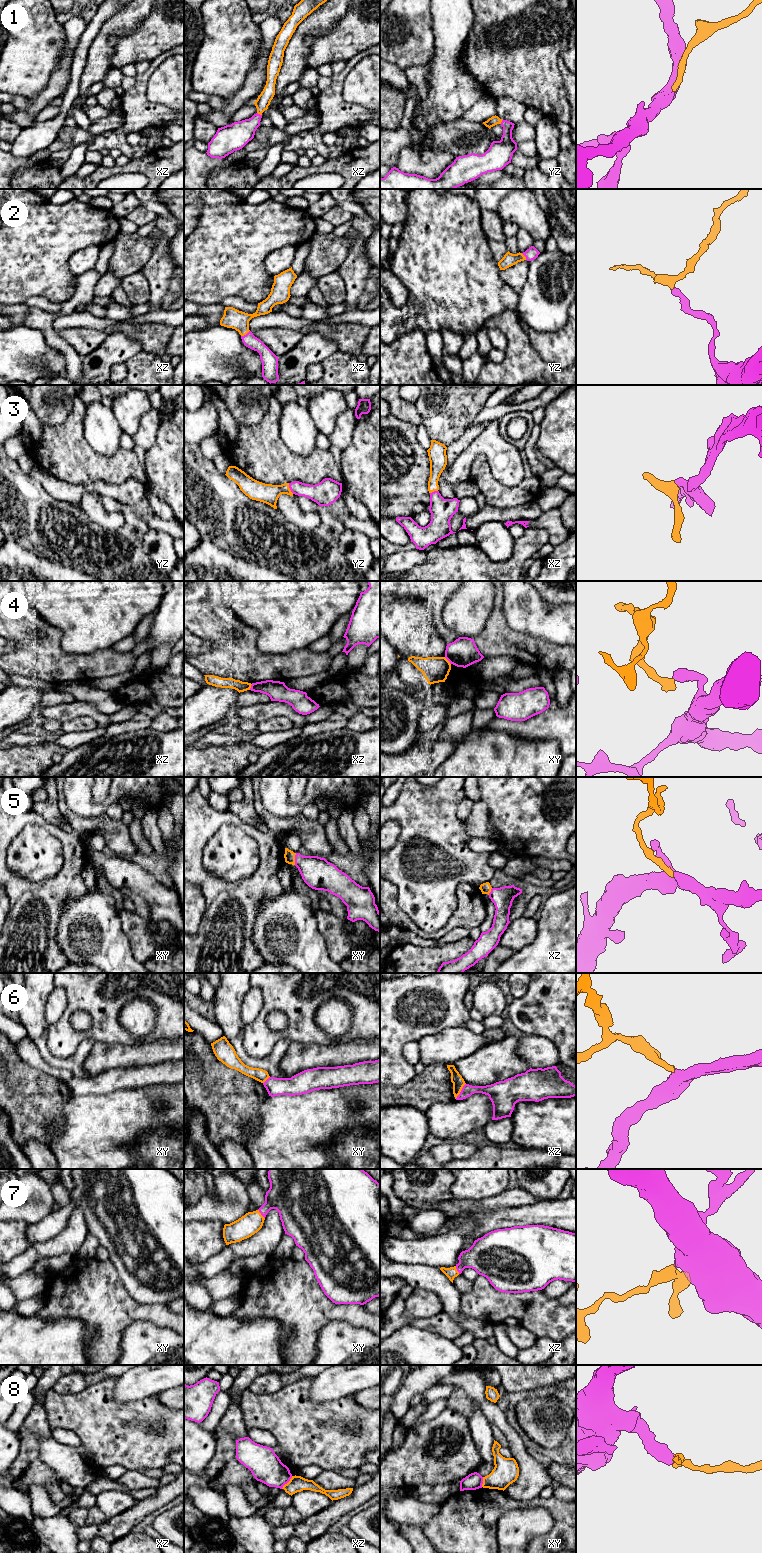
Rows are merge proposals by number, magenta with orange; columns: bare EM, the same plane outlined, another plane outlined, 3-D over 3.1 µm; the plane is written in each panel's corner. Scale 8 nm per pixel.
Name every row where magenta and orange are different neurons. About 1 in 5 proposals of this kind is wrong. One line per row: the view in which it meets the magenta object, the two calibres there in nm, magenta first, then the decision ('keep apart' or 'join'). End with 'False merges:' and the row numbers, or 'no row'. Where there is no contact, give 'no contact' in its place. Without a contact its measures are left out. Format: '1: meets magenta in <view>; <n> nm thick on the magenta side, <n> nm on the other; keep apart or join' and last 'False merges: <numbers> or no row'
1: meets magenta in xz; 200 nm thick on the magenta side, 110 nm on the other; join
2: meets magenta in xz; 120 nm thick on the magenta side, 160 nm on the other; join
3: meets magenta in yz; 160 nm thick on the magenta side, 160 nm on the other; join
4: meets magenta in xy; 240 nm thick on the magenta side, 200 nm on the other; keep apart
5: meets magenta in xy; 260 nm thick on the magenta side, 90 nm on the other; join
6: meets magenta in xz; 100 nm thick on the magenta side, 100 nm on the other; keep apart
7: meets magenta in xy; 280 nm thick on the magenta side, 170 nm on the other; join
8: meets magenta in xz; 240 nm thick on the magenta side, 130 nm on the other; keep apart
False merges: 4, 6, 8

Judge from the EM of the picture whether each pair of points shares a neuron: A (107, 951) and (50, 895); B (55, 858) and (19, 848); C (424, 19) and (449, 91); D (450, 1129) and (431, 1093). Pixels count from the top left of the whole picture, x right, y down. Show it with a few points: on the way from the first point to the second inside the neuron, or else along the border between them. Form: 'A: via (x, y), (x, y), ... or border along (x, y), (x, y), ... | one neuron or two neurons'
A: border along (82, 894), (63, 900), (57, 929) | two neurons
B: via (46, 858), (35, 858), (32, 855), (28, 855) | one neuron
C: border along (432, 23), (433, 53), (427, 63) | two neurons
D: border along (455, 1099), (449, 1102), (434, 1102), (425, 1112) | two neurons

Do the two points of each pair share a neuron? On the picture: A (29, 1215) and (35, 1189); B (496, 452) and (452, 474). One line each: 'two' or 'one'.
A: one
B: one

